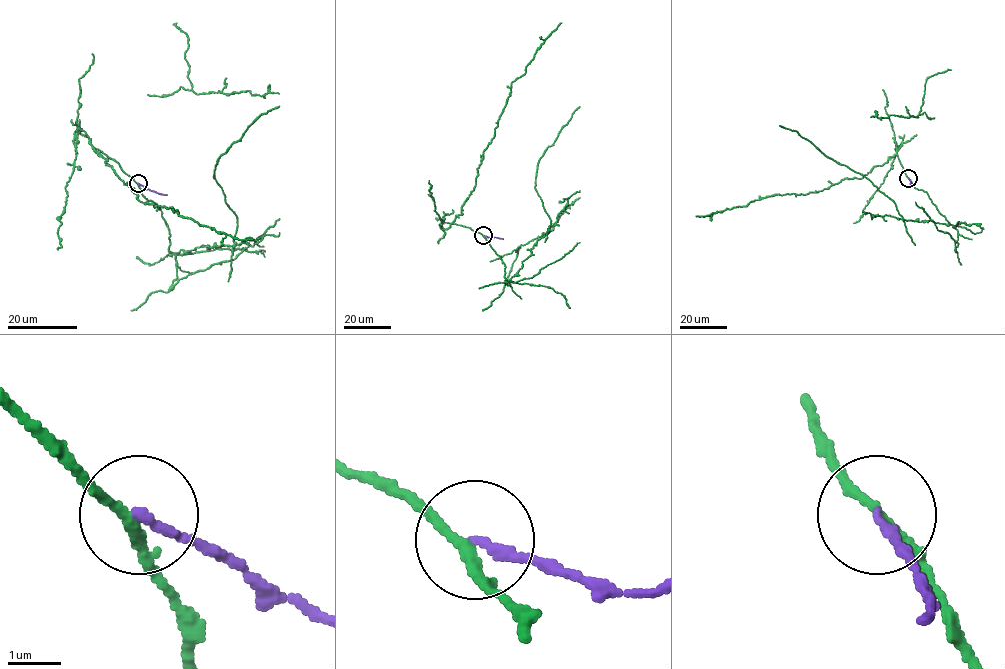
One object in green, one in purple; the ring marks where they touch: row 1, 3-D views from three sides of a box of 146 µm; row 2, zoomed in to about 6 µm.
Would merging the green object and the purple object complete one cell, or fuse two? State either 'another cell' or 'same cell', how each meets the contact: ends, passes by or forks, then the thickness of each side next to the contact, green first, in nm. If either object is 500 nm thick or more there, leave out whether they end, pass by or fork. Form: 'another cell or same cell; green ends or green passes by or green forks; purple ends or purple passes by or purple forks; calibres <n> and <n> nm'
another cell; green passes by; purple ends; calibres 180 and 170 nm

